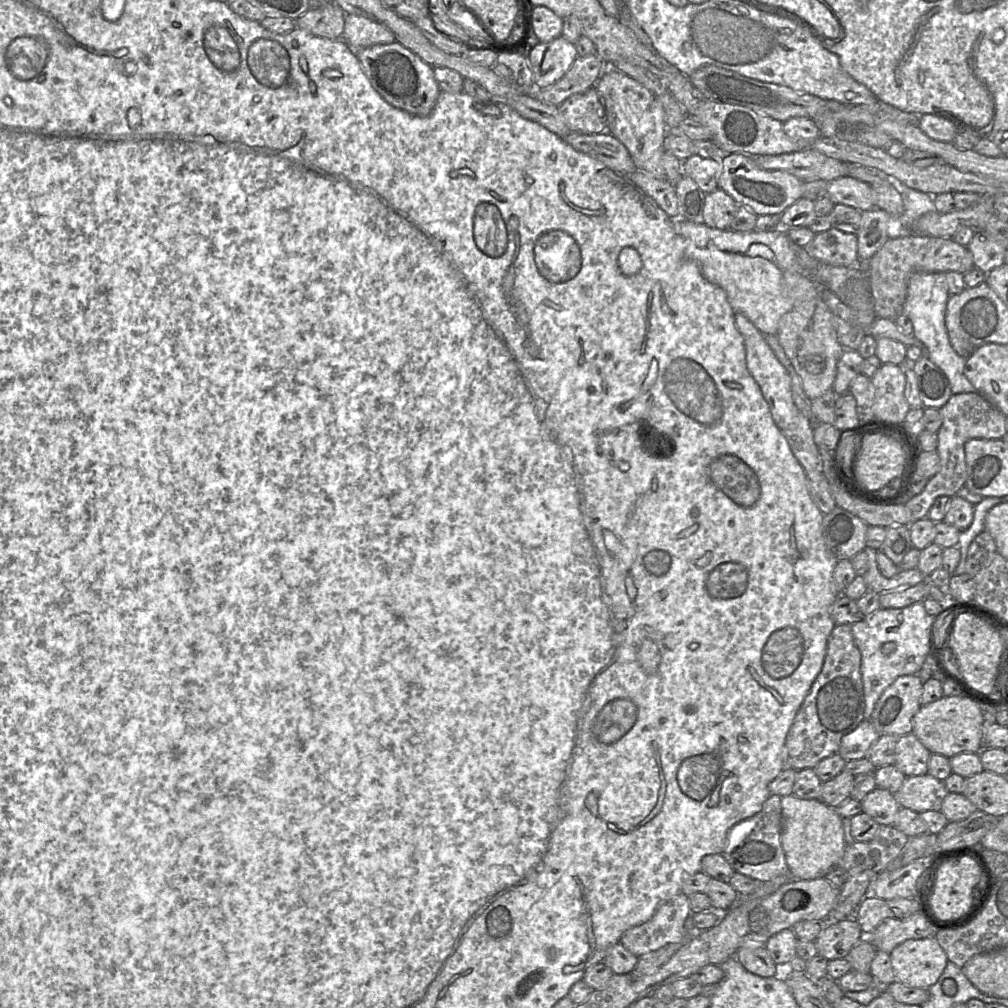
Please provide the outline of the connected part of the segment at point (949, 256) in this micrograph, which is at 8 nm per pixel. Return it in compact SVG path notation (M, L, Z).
M928 236L891 237L868 262L868 281L877 317L895 320L903 313L910 277L918 272L965 274L974 268L968 248L955 243L952 238Z

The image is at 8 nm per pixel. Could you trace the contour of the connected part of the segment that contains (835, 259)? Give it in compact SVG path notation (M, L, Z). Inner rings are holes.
M830 228L816 234L805 248L814 259L837 267L852 267L858 262L857 236Z

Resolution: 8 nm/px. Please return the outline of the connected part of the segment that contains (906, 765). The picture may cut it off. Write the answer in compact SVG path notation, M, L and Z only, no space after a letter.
M913 733L898 737L894 765L905 777L928 774L930 756L931 753Z

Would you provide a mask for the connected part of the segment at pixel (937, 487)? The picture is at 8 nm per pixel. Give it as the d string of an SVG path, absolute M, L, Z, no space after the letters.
M975 391L953 394L940 409L942 425L937 432L936 451L940 457L940 470L928 480L924 490L909 499L905 506L911 511L914 520L926 518L935 499L940 496L955 496L965 486L966 456L965 444L970 439L1001 439L1007 432L1006 416L986 396Z

